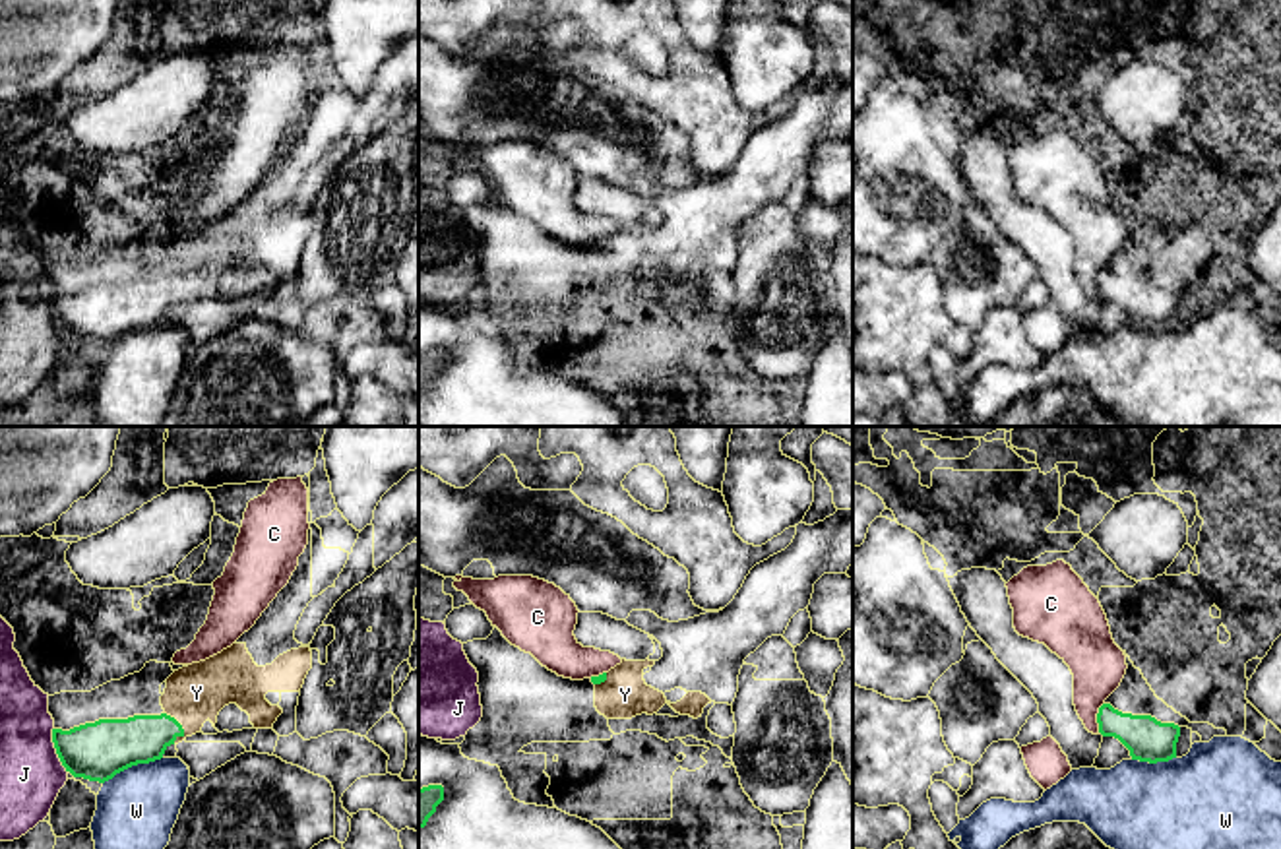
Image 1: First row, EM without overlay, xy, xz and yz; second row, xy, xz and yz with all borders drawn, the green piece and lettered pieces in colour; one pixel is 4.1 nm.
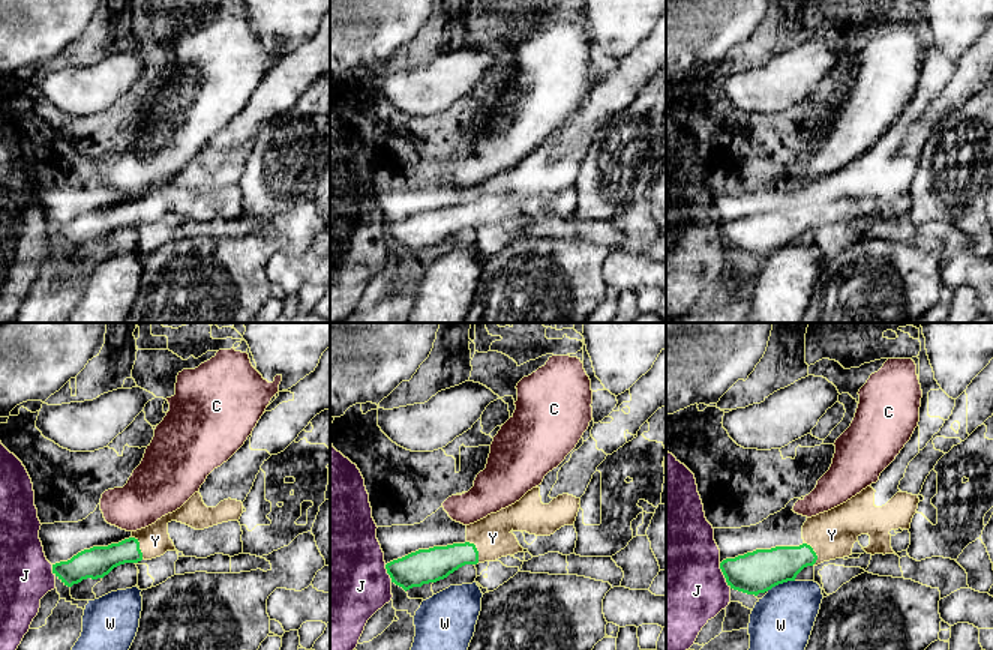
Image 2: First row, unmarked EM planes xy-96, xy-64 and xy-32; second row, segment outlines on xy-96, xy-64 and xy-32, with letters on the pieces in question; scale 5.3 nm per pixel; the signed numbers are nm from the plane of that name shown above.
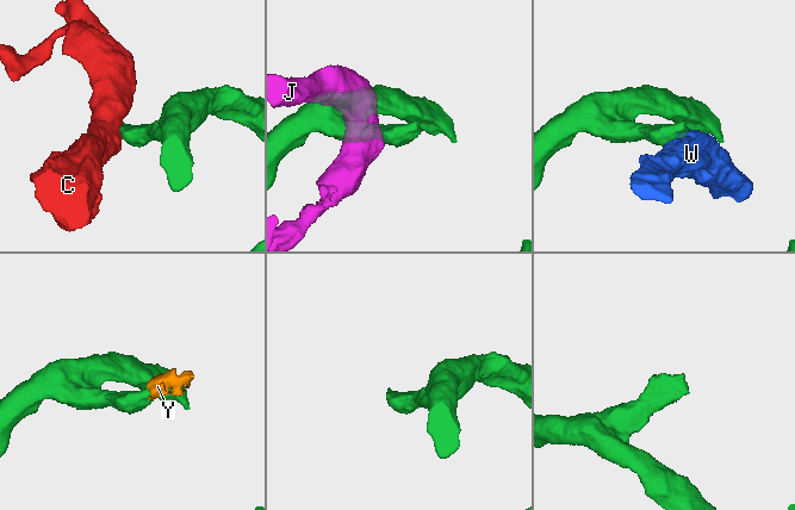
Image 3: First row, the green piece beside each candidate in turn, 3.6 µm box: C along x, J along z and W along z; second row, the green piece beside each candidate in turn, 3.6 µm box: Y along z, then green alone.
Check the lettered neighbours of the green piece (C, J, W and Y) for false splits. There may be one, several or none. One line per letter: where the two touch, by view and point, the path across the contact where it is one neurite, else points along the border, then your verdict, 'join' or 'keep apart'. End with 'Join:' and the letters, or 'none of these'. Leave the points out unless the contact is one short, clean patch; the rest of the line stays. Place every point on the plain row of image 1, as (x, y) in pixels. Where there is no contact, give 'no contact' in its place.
C: meets green in yz at (1097, 283); border along yz (1103, 268), (1097, 280), (1097, 297); keep apart
J: meets green in xy at (57, 316); border along xy (53, 293), (53, 313), (66, 338); keep apart
W: meets green in xy at (132, 330); keep apart
Y: meets green in xy at (181, 293); runs through xy (123, 309), (181, 293), (188, 266), (196, 258); join
Join: Y

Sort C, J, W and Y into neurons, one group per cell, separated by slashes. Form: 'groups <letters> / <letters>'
groups C / J / W / Y

